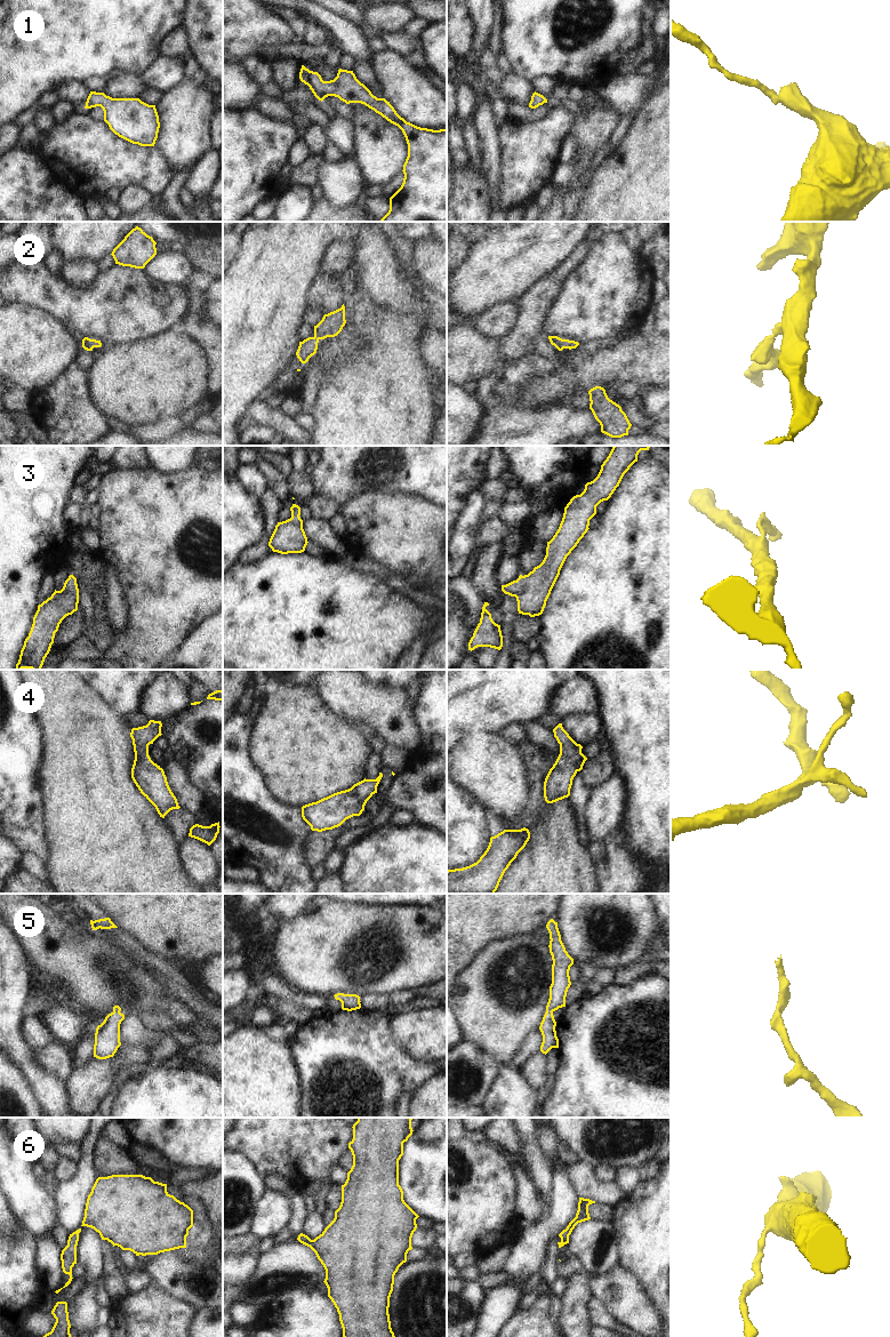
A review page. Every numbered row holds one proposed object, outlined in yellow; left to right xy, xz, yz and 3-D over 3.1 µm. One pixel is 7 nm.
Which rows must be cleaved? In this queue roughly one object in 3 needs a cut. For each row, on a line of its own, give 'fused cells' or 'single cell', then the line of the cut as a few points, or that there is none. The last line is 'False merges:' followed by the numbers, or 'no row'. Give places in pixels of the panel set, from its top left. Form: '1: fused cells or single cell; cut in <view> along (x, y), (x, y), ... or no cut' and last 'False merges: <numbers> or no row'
1: single cell; no cut
2: single cell; no cut
3: single cell; no cut
4: single cell; no cut
5: single cell; no cut
6: single cell; no cut
False merges: no row

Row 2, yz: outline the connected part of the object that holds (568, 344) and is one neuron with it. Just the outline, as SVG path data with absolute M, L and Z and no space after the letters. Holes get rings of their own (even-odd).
M548 336L548 339L552 345L554 345L559 351L562 351L563 349L576 349L579 343L575 341L569 341L569 339L562 339L558 336Z

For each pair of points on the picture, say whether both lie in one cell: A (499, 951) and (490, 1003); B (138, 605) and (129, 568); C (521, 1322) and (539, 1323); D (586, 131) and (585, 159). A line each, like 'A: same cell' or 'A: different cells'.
A: same cell
B: same cell
C: same cell
D: same cell

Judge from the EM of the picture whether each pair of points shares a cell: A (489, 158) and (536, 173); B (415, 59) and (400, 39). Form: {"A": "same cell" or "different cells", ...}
{"A": "different cells", "B": "same cell"}

